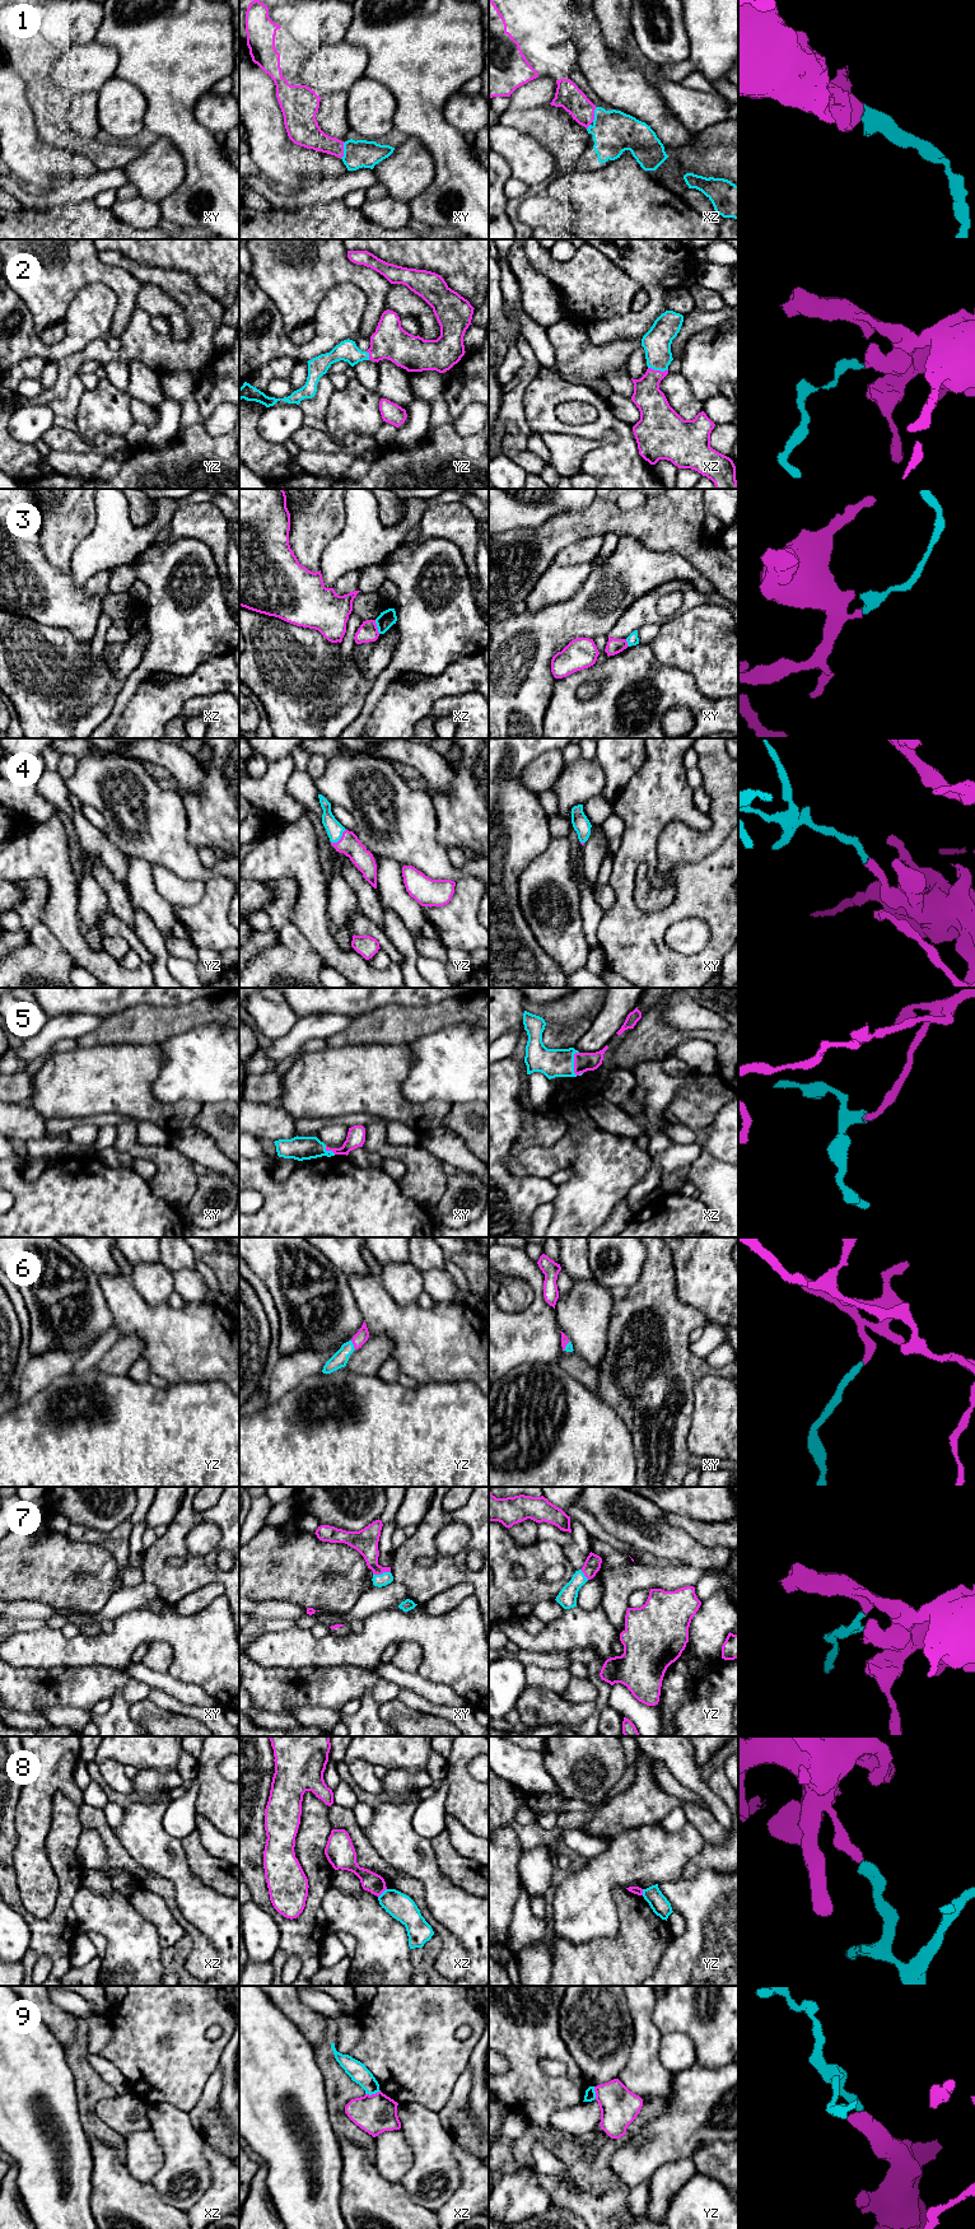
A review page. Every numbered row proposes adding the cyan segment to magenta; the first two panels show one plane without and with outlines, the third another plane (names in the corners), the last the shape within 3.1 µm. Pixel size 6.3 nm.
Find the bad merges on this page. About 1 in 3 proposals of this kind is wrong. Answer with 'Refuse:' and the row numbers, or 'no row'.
Refuse: 3, 8, 9

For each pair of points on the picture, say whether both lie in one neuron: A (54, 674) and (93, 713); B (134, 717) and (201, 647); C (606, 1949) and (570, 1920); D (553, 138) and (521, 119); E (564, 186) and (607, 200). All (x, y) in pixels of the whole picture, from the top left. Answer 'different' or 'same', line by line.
A: different
B: different
C: different
D: same
E: same

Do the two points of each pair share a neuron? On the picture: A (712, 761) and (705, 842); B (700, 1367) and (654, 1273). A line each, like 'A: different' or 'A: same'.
A: same
B: same

